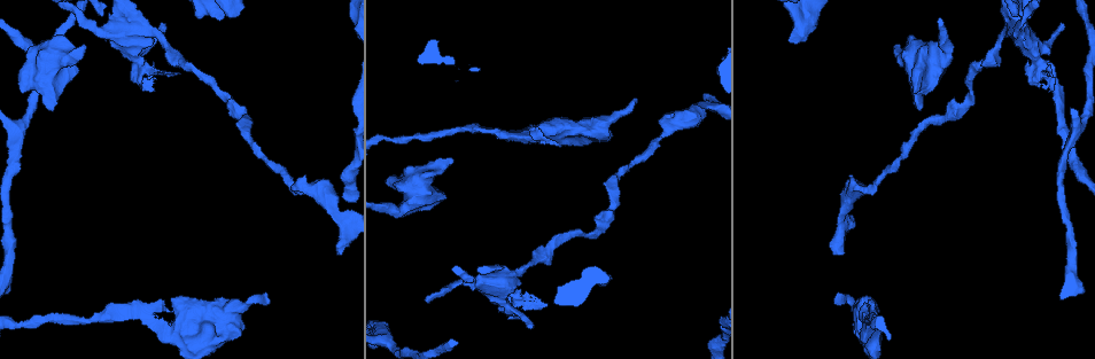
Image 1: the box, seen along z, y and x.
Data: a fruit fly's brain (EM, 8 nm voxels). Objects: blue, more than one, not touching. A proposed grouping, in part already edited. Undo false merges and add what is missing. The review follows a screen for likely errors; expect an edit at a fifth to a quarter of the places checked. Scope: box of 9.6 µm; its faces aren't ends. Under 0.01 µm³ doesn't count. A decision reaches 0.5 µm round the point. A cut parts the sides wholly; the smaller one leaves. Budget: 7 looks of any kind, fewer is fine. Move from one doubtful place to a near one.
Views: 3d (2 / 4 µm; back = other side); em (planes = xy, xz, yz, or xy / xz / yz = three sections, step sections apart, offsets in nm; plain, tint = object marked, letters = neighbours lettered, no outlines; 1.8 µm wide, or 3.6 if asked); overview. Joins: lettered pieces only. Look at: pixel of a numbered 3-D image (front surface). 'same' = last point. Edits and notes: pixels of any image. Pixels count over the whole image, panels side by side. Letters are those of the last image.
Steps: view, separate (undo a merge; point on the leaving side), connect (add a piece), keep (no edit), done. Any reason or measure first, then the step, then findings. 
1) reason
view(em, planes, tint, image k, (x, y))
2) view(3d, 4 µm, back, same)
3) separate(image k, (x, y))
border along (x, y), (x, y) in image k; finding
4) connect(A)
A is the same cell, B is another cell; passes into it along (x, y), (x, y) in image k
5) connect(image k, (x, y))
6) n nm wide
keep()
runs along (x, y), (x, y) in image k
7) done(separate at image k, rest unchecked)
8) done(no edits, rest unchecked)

free end
view(em, yz, step 16, letters, image 1, (269, 300))

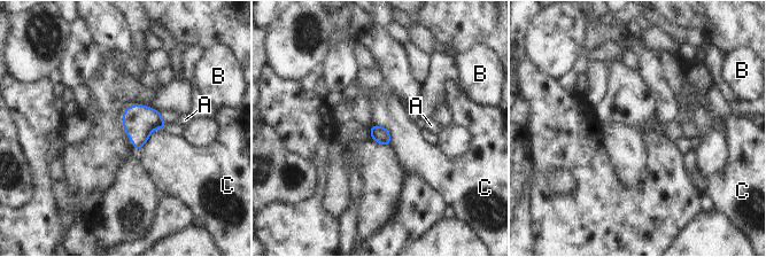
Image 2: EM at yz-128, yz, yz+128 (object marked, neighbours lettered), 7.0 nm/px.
C touches over 240 nm
keep()
A, B and C are other cells; border along (164, 129), (155, 129), (139, 150) in image 2; no lettered piece goes on from it

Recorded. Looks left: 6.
free end
view(em, planes, letters, image 1, (21, 92))

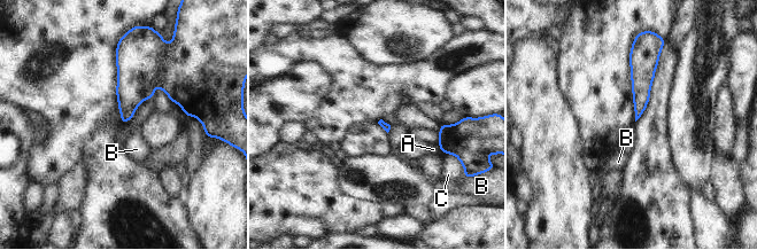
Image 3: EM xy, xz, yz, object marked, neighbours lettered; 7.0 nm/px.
keep()
A, B and C are other cells; border along (391, 125), (387, 132) in image 3; no lettered piece goes on from it

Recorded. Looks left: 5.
calibre changes
view(3d, 2 µm, image 1, (1017, 26))

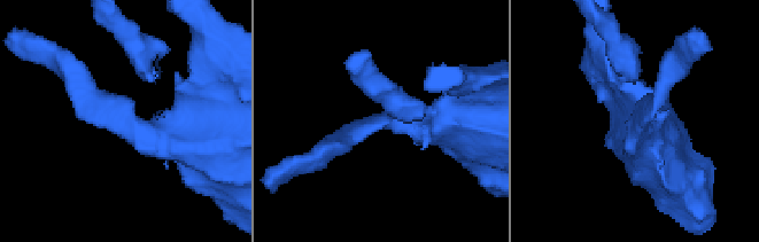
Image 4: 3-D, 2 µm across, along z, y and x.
arms of 170, 420 nm
view(em, planes, letters, image 4, (375, 122))

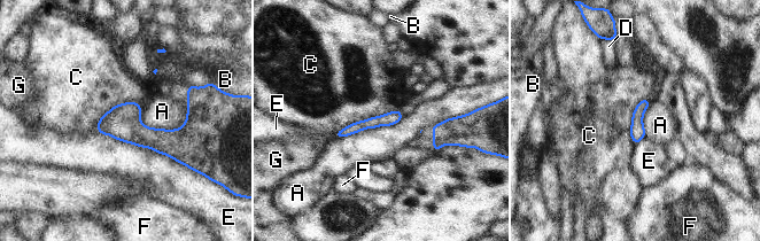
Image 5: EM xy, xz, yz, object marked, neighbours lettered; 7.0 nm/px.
keep()
A, B, C, D, E, F and G are other cells; runs along (193, 116), (177, 137), (99, 126) in image 5; continuous, no second cell

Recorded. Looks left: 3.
done(no edits, rest unchecked)

